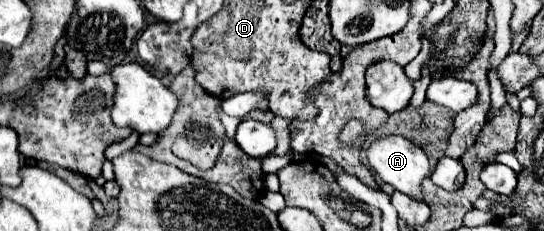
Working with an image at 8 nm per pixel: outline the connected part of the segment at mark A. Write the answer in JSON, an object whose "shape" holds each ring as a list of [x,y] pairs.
{"shape":[[[388,135],[388,137],[382,137],[368,147],[368,161],[370,161],[372,169],[382,177],[384,183],[390,183],[396,191],[406,193],[412,199],[424,201],[422,181],[428,179],[432,175],[432,171],[430,171],[430,161],[420,147],[416,147],[414,143],[410,143],[404,137]]]}

